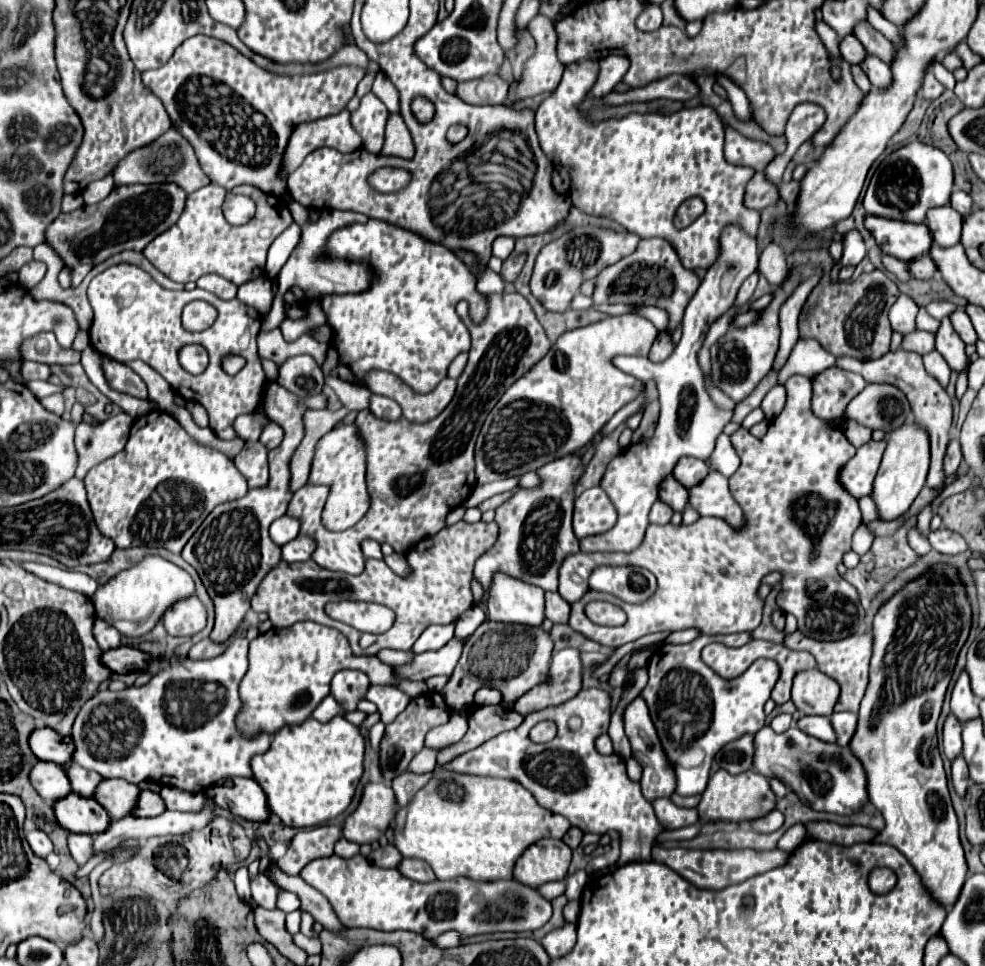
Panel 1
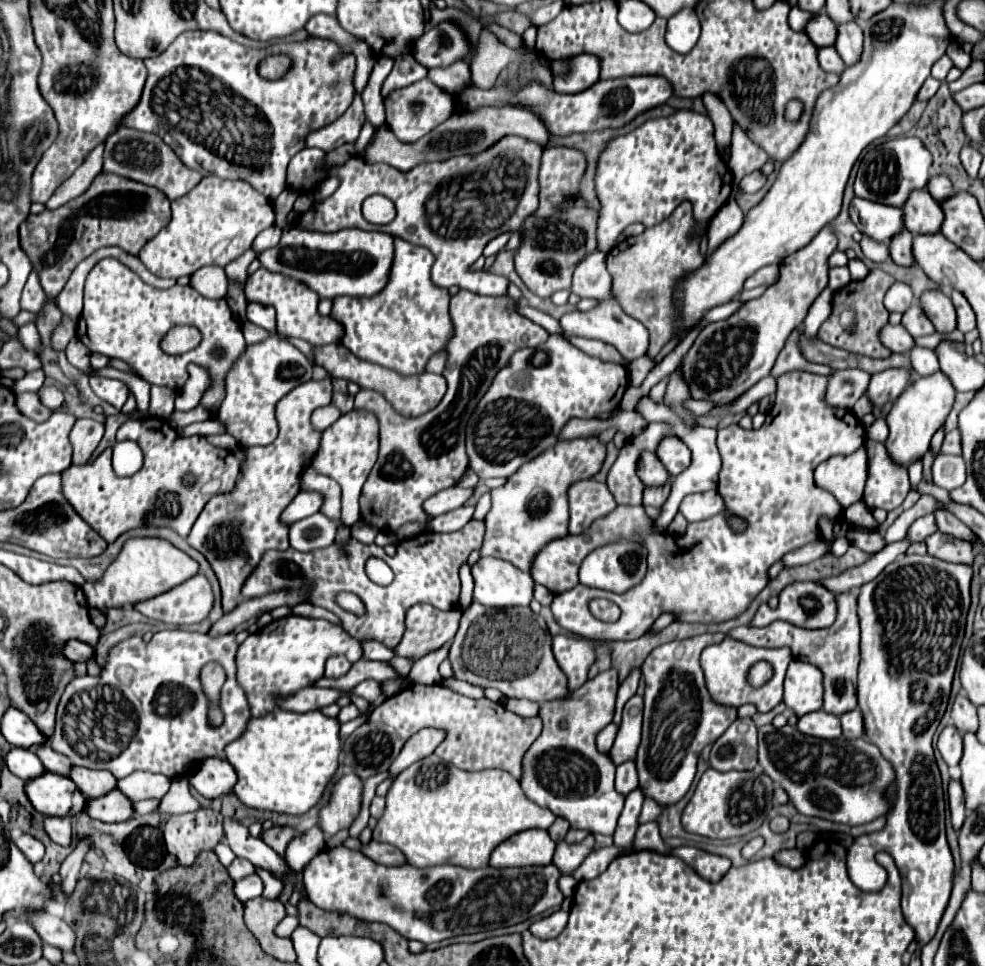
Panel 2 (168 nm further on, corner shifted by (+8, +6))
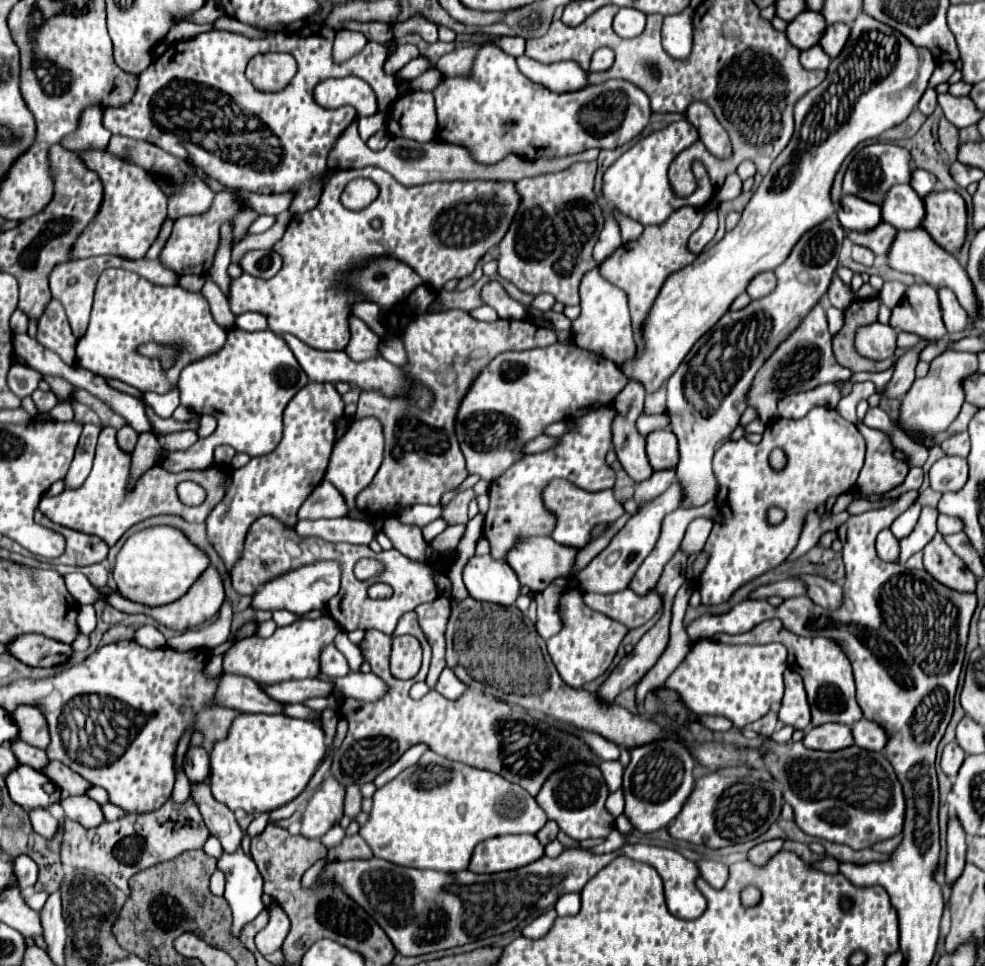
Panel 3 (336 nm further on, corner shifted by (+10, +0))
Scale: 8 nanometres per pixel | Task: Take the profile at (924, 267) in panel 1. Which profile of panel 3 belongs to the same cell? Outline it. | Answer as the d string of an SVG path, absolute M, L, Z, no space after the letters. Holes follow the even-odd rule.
M880 224L880 228L874 228L872 232L850 232L848 238L858 244L858 246L866 246L870 248L876 256L886 256L888 248L892 244L896 236L896 228L892 228L890 224Z

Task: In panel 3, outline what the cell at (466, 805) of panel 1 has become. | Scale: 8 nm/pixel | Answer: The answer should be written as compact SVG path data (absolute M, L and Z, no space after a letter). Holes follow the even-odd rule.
M428 750L416 766L406 768L374 792L370 818L360 826L358 834L376 858L384 858L392 864L460 872L468 868L478 842L502 834L536 834L546 820L544 810L518 784Z

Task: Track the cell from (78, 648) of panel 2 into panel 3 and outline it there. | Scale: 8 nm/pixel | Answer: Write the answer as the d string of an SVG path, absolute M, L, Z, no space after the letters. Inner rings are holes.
M24 634L16 636L16 640L6 646L6 650L28 666L56 666L66 662L72 648L40 634Z

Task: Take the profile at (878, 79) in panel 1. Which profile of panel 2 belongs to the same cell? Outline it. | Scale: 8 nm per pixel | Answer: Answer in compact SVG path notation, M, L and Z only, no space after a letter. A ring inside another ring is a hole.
M848 22L838 26L838 40L834 44L846 66L854 66L862 58L862 30L858 24Z

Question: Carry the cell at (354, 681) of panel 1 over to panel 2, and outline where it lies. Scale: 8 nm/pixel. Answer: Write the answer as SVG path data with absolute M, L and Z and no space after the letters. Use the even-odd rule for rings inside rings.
M332 656L328 662L326 662L326 672L324 676L326 678L340 678L342 674L346 674L350 670L350 662L344 658L344 656Z

